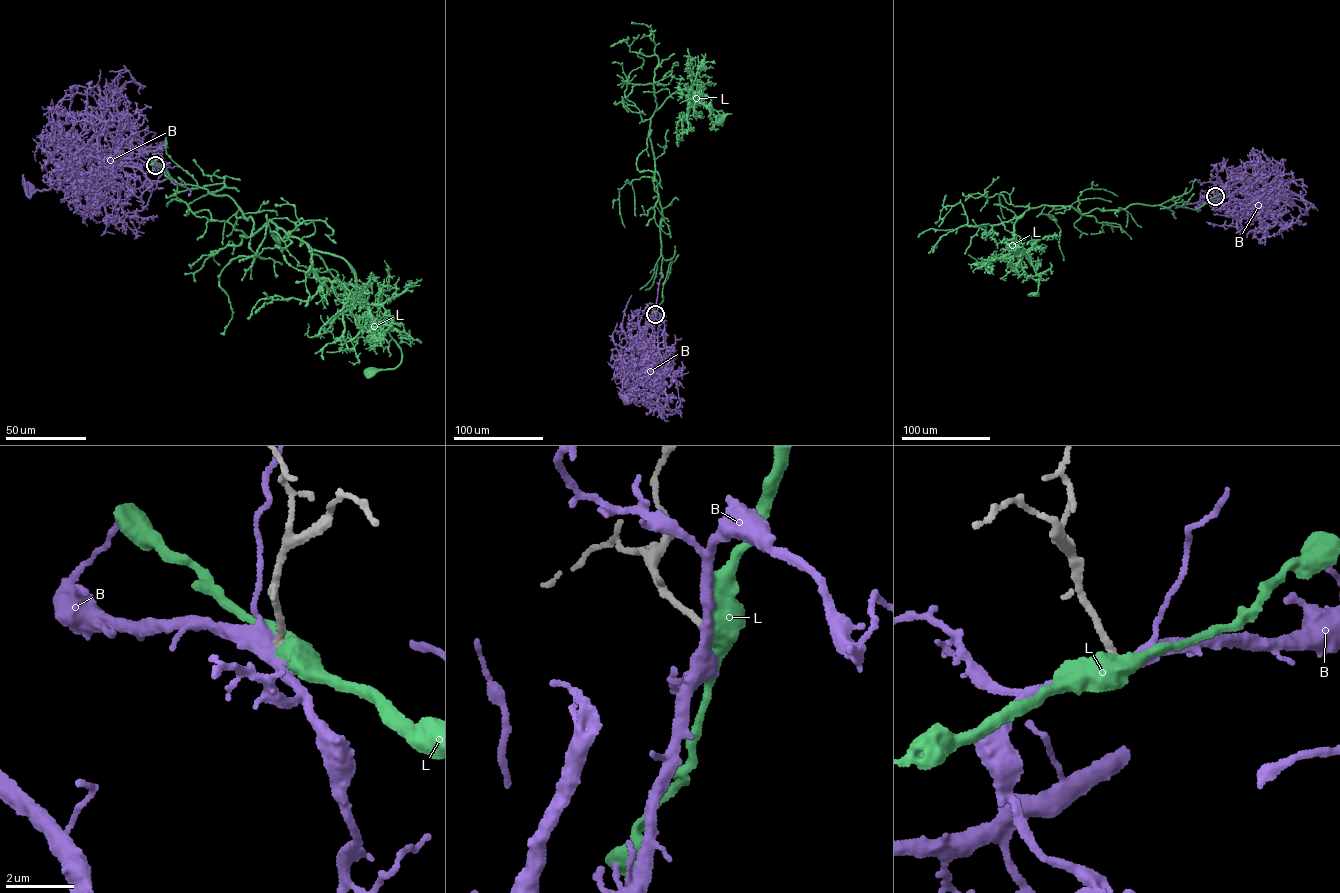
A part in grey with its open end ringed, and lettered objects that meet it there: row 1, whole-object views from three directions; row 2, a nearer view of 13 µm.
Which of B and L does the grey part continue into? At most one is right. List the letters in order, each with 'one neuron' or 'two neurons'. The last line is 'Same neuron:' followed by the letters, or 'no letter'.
B: one neuron
L: two neurons
Same neuron: B

